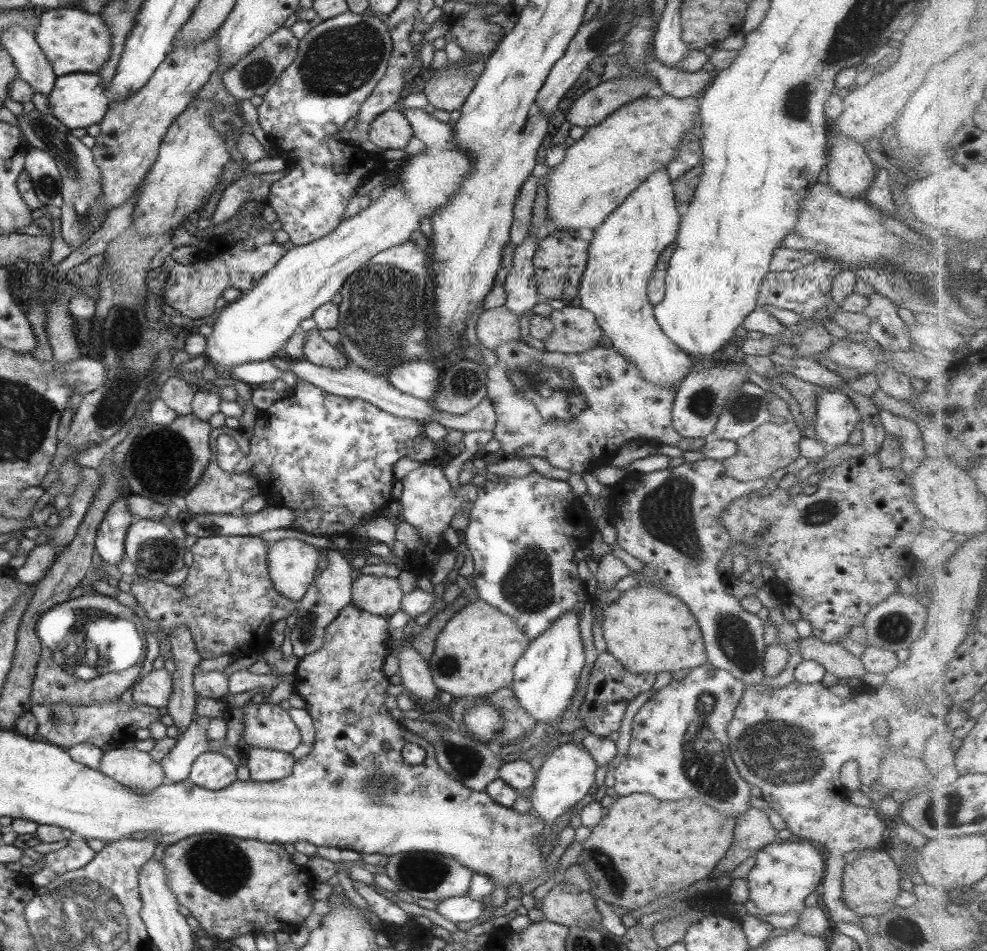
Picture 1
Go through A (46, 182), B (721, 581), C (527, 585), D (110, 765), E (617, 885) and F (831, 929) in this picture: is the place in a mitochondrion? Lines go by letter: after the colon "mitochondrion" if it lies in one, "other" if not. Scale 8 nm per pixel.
A: mitochondrion
B: mitochondrion
C: mitochondrion
D: other
E: mitochondrion
F: other

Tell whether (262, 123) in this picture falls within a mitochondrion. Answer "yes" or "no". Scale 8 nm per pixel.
no

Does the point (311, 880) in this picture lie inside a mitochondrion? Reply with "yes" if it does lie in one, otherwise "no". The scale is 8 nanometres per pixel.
no

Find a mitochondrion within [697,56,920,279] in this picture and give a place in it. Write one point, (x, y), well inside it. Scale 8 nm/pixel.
(796, 103)

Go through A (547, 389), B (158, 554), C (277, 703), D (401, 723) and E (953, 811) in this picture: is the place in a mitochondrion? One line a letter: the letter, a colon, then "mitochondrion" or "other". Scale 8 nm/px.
A: mitochondrion
B: mitochondrion
C: other
D: other
E: mitochondrion

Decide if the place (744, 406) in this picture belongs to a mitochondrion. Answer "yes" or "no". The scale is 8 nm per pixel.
yes

